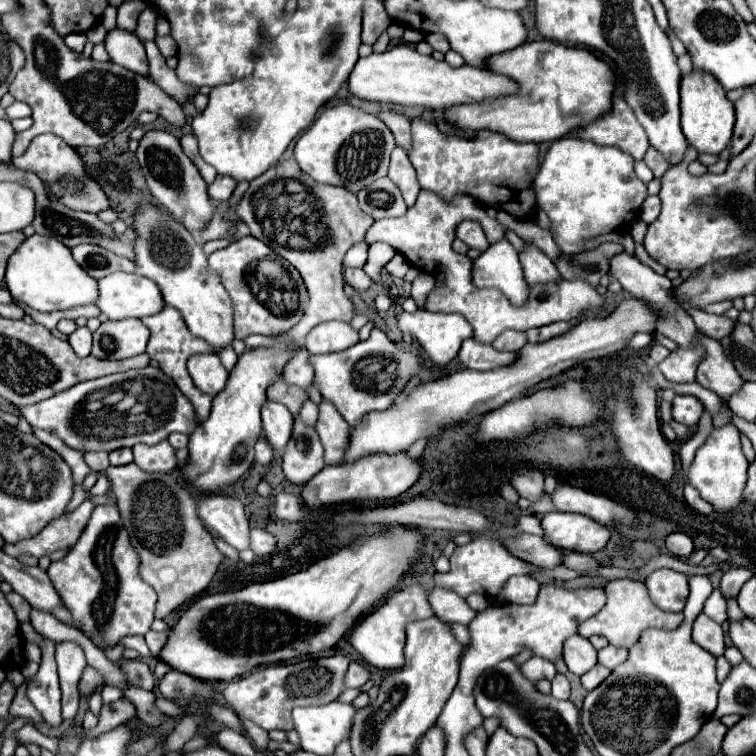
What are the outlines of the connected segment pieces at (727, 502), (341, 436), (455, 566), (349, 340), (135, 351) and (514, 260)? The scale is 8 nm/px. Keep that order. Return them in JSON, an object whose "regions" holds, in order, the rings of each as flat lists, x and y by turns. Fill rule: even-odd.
{"regions":[[[730,422,726,426,712,428,704,444,696,450,696,456,688,468,688,482,700,492,704,500,714,504,718,512,730,512,740,508,740,496,746,484,746,470,748,470,748,460,742,454,740,432]],[[320,404,320,418,316,424,316,432,324,446,324,462,326,464,340,464,346,448,350,444,350,426,332,404]],[[474,536,470,544,458,546,456,552,450,556,450,572,434,576,434,582,438,588,446,588,456,592,462,598,468,598,470,594,484,594,484,596,498,596,504,584,510,576,522,576,522,574,536,574,536,566,530,566,528,562,512,556,502,544,496,540,490,540,486,536]],[[322,322,306,336,304,346,310,354,330,354,340,352,358,342,358,332,346,322]],[[138,318,118,320,118,322,104,322,94,332,94,346,92,354,96,358,108,360,122,360,130,356,138,356,146,350,150,332]],[[500,240,496,244,492,244,488,248,488,252,480,254,474,262,472,262,472,282,476,288,496,288,500,290,512,304,522,306,528,300,528,284,524,280,524,272,518,260,518,252,514,250,514,246,508,240]]]}

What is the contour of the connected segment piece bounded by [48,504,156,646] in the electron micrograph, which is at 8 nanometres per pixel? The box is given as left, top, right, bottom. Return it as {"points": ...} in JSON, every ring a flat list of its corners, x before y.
{"points":[[106,504,94,508,78,542,62,560,50,564,48,576,82,632,88,636,102,636,114,646,124,636,138,632,146,634,154,620,156,592,138,576,138,564,138,554,122,526,118,508]]}

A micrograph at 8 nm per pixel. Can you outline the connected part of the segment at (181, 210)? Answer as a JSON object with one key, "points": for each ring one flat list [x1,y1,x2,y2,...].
{"points":[[150,130,140,146,138,146,138,162,142,166,142,174,146,178,150,194,158,200,162,208,166,208,178,222,182,222,190,232,200,232,208,226,212,220,216,208,210,204,208,186,204,178,200,176,198,168,190,162,190,158,184,154,180,142,170,132,158,132]]}

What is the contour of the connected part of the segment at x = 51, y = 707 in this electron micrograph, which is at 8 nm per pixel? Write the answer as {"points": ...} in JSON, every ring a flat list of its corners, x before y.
{"points":[[52,640,44,642,40,670,28,680,26,694,30,702,36,706,36,710,42,714,44,722,52,728,58,728,64,722,64,718,60,716,60,684,58,684,54,648,56,644]]}

